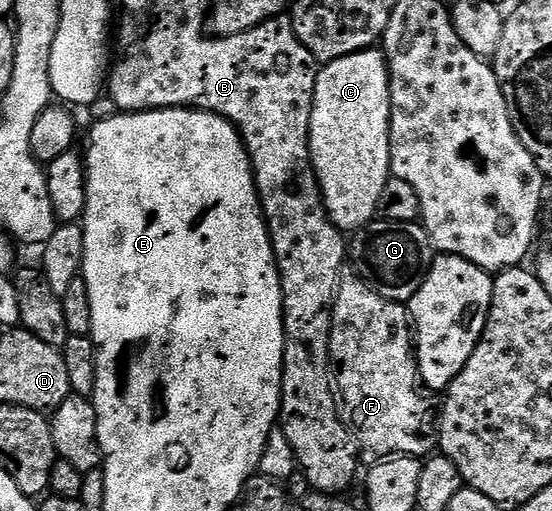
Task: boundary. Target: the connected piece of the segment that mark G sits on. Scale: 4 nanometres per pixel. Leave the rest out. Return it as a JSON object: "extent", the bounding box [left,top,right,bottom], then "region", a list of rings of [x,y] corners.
{"extent":[349,219,433,303],"region":[[[376,219],[370,221],[365,228],[356,229],[349,241],[349,265],[355,268],[352,269],[354,276],[365,282],[373,291],[377,291],[377,295],[390,301],[410,303],[413,295],[417,295],[423,280],[427,278],[432,260],[433,250],[429,235],[423,229],[422,224],[413,221],[397,223],[396,221]]]}

